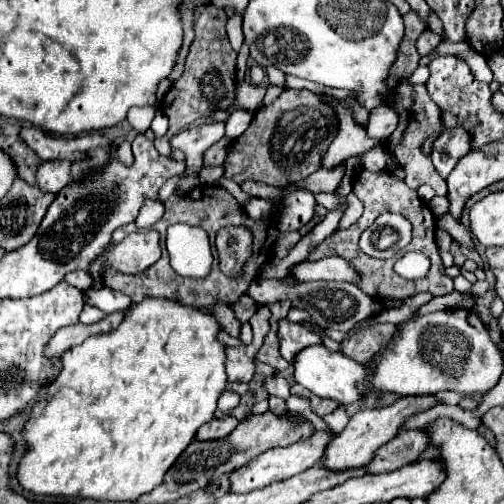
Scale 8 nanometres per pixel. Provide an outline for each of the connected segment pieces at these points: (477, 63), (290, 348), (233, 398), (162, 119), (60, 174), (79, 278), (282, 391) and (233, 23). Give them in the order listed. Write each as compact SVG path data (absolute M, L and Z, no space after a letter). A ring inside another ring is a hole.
M465 41L459 43L440 42L432 53L420 59L419 65L427 66L433 59L446 55L459 55L462 57L477 80L488 84L493 80L493 74L487 65L486 58L479 55L479 53L475 53Z
M287 319L279 325L279 341L281 341L281 355L289 363L295 361L295 355L309 345L321 345L321 337L303 329L299 323L291 323Z
M225 391L225 393L221 393L221 397L219 397L219 411L223 411L223 413L231 413L237 405L241 403L241 397L235 393L235 391Z
M157 111L155 119L153 119L153 123L151 123L151 129L153 129L155 137L163 137L163 135L167 133L167 117L165 117L161 111Z
M45 161L37 171L37 187L57 193L71 181L71 161Z
M73 271L73 273L65 275L65 281L69 285L81 289L81 291L87 291L91 287L91 283L93 283L93 279L91 279L91 275L87 271Z
M279 375L269 377L269 379L265 381L265 389L267 389L269 395L281 397L281 399L289 399L289 395L291 395L291 391L289 391L289 383L287 383L283 377L279 377Z
M235 11L229 21L227 21L227 35L229 35L229 41L231 41L231 47L235 51L241 49L243 45L243 31L241 31L241 13Z

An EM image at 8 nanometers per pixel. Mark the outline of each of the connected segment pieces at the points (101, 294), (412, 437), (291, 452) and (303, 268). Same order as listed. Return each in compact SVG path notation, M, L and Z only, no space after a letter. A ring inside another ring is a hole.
M103 287L99 291L89 289L85 293L85 303L99 307L103 313L113 313L113 311L125 311L131 307L131 299L125 293L113 291L109 287Z
M409 429L397 433L389 445L377 451L377 457L367 465L369 473L389 473L417 461L417 457L431 445L431 435L423 429Z
M317 431L305 439L305 441L297 441L293 445L287 445L287 447L277 447L277 449L269 449L261 455L257 455L253 461L249 461L247 465L239 467L235 473L231 473L231 491L233 493L249 493L253 489L261 489L261 487L267 487L269 483L275 483L275 481L283 481L283 479L289 479L293 475L299 475L315 465L321 463L321 459L325 457L325 449L329 445L329 441L335 437L335 433L329 433L329 431Z
M327 257L321 261L303 261L291 267L291 275L303 281L345 281L357 285L361 281L361 273L341 257Z

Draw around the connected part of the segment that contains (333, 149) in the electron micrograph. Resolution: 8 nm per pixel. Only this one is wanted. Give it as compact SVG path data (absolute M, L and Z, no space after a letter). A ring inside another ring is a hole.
M325 99L323 103L327 103L335 111L339 119L339 131L321 159L321 169L333 169L353 155L361 155L367 149L381 145L381 141L373 141L367 137L365 129L353 119L353 111L349 107L345 107L343 103L325 101Z

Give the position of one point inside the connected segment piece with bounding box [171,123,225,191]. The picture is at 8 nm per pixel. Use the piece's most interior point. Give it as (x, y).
(194, 140)

